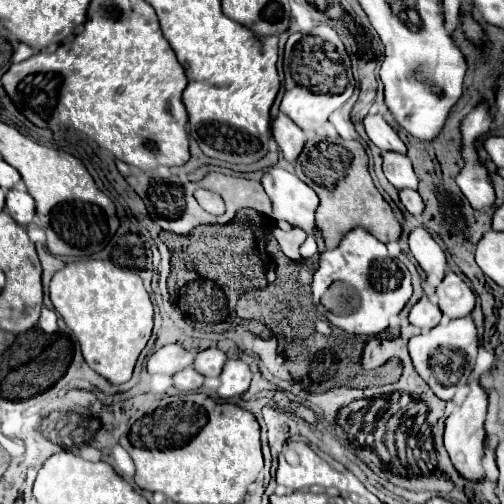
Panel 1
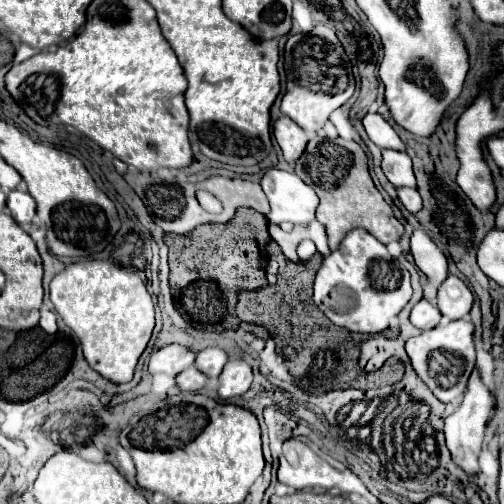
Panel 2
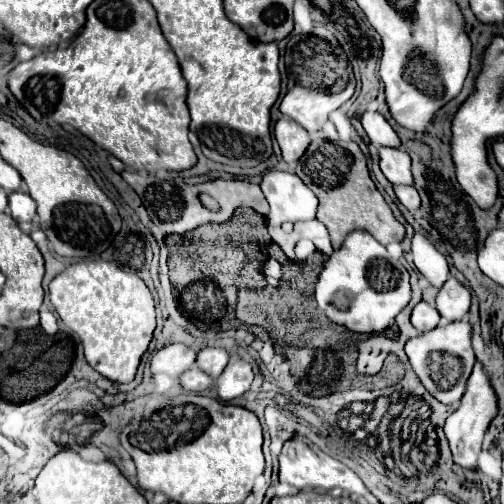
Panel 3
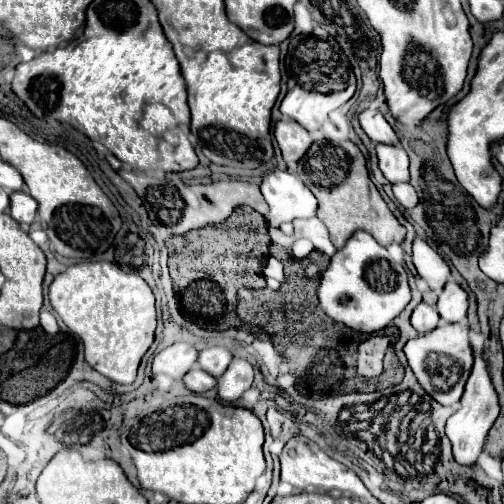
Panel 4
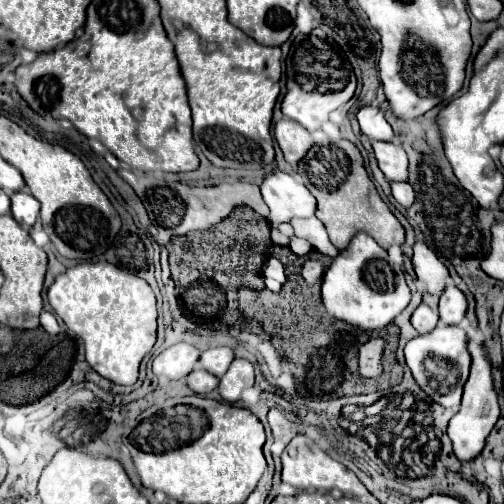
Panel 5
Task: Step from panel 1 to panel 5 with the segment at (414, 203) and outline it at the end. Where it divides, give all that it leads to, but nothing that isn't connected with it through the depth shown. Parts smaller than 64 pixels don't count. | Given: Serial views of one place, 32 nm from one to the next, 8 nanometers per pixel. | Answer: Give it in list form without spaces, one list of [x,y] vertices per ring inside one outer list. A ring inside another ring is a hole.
[[[390,182],[390,186],[392,186],[392,196],[396,198],[398,204],[408,208],[414,202],[416,194],[414,194],[414,188],[408,182]]]

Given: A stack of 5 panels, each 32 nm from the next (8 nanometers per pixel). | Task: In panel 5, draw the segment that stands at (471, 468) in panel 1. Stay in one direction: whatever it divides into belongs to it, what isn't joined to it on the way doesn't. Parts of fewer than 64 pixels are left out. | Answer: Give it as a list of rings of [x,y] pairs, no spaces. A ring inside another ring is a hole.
[[[468,340],[468,352],[472,356],[472,366],[470,366],[470,376],[468,382],[464,384],[464,396],[460,410],[452,416],[448,424],[448,436],[454,442],[454,454],[460,460],[472,460],[480,454],[484,440],[492,432],[494,424],[500,418],[500,406],[496,400],[496,392],[492,386],[492,362],[488,356],[488,350],[482,344],[476,344],[474,340]]]

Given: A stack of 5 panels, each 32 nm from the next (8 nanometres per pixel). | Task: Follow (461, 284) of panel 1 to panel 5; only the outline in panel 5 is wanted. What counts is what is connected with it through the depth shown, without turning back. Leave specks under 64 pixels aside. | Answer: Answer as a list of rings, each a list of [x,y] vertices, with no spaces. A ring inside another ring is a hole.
[[[448,286],[440,296],[440,322],[446,326],[460,324],[466,308],[466,296],[456,286]]]

